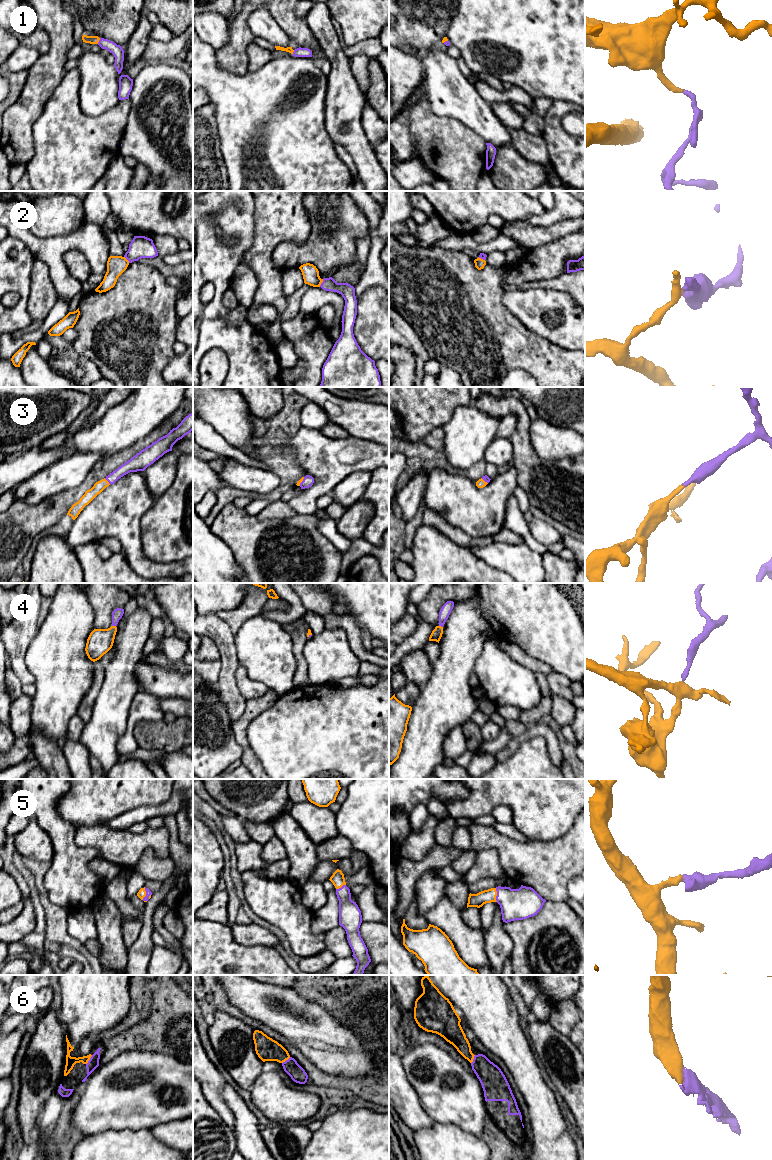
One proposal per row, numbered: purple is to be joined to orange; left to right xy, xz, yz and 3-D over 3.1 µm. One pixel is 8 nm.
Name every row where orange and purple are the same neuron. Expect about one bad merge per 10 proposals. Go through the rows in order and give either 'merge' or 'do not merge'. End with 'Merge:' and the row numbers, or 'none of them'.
1: merge
2: merge
3: merge
4: merge
5: merge
6: merge
Merge: 1, 2, 3, 4, 5, 6

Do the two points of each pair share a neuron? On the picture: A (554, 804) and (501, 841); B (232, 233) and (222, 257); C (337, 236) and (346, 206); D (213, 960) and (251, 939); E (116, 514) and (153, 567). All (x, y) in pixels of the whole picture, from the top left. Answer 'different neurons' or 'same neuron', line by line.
A: different neurons
B: same neuron
C: same neuron
D: different neurons
E: same neuron

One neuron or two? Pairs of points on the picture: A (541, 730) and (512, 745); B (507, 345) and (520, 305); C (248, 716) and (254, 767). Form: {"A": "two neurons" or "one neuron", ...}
{"A": "one neuron", "B": "two neurons", "C": "one neuron"}

